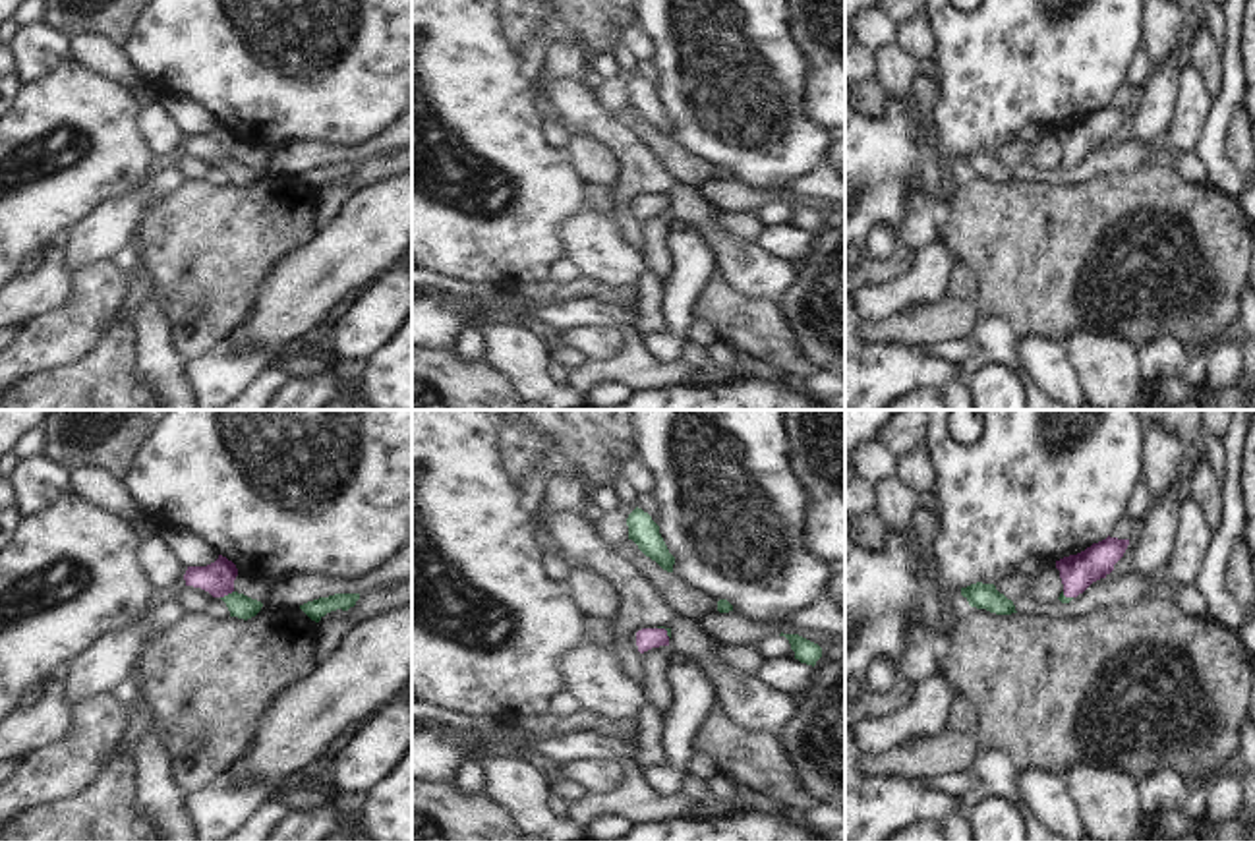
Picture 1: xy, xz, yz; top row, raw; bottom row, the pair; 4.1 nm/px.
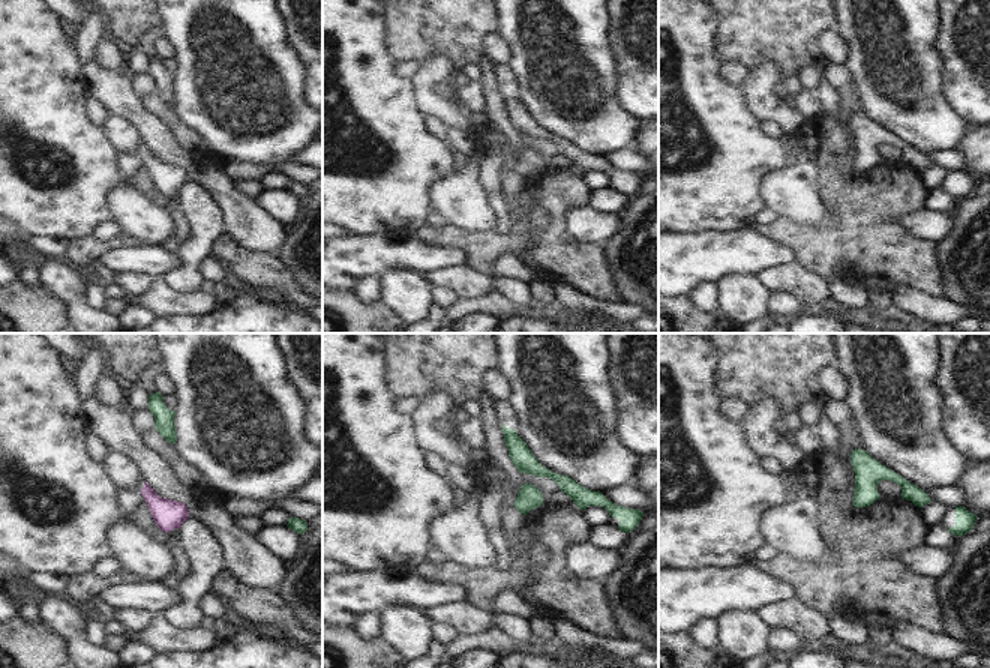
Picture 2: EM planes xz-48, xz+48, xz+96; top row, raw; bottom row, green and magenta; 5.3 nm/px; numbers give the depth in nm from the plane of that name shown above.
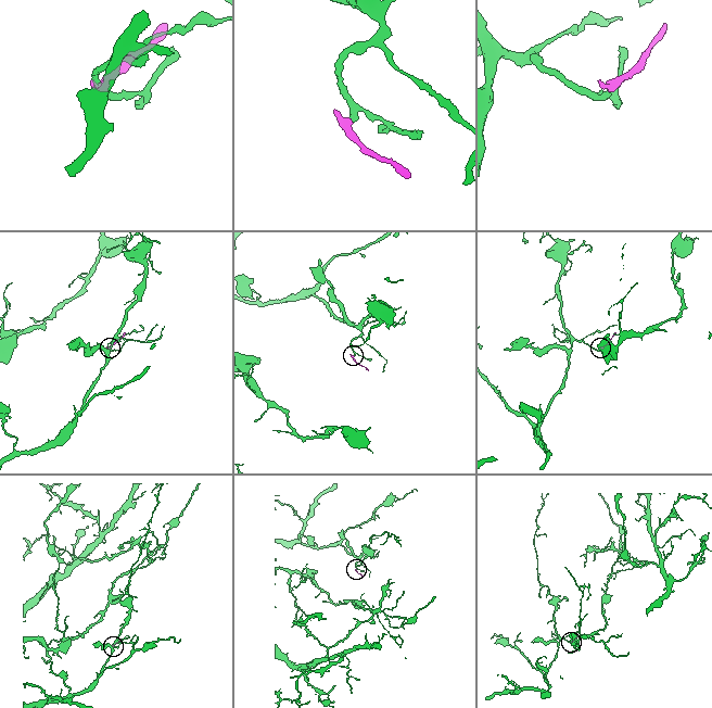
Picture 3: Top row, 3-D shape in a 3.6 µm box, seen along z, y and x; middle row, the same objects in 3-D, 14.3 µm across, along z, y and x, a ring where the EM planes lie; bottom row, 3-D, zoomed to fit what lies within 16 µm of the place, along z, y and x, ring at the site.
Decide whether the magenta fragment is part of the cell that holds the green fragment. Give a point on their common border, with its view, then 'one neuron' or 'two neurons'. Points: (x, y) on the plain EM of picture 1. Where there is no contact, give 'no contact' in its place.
xy (229, 161) | one neuron

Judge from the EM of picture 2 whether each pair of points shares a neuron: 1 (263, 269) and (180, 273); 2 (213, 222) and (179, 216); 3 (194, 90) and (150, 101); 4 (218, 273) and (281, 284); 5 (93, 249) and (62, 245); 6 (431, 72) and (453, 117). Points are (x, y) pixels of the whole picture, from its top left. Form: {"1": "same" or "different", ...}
{"1": "different", "2": "different", "3": "different", "4": "different", "5": "different", "6": "same"}

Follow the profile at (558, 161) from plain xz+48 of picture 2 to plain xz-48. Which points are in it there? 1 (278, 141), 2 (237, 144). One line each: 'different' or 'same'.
1: different
2: different

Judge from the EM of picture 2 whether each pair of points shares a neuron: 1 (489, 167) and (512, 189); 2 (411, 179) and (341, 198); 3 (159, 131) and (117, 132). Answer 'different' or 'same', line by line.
1: different
2: same
3: different

